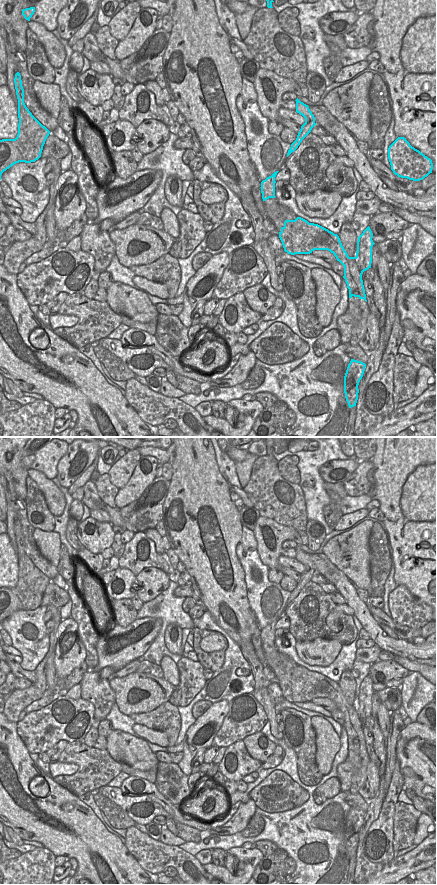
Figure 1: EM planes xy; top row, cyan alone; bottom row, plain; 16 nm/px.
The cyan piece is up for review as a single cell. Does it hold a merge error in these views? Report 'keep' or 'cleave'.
cleave

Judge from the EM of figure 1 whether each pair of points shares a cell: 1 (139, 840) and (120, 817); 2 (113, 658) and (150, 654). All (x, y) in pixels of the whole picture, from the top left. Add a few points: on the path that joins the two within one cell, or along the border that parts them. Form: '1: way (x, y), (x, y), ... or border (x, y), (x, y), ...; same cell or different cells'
1: border (134, 825), (126, 828); different cells
2: border (156, 635), (141, 658); different cells

